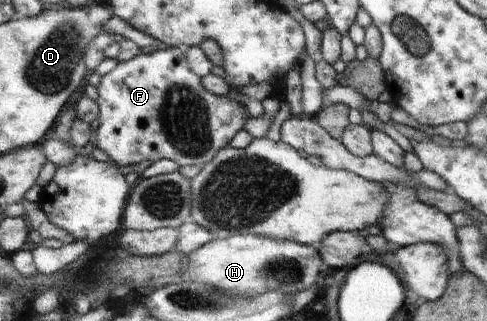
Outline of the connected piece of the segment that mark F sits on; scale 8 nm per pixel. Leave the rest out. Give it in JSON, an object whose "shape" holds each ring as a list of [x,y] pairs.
{"shape":[[[180,46],[167,47],[164,50],[158,50],[148,55],[141,53],[129,61],[120,62],[113,71],[102,76],[101,85],[97,90],[99,99],[96,103],[98,104],[99,114],[95,122],[97,130],[97,142],[95,147],[105,152],[105,154],[109,156],[111,163],[117,166],[139,164],[139,162],[143,162],[143,160],[151,160],[154,163],[161,159],[169,159],[170,161],[176,162],[180,167],[183,165],[202,167],[209,161],[213,161],[215,156],[217,156],[223,148],[229,146],[230,140],[235,134],[237,134],[237,132],[243,129],[243,126],[247,124],[247,119],[251,117],[247,109],[241,103],[238,103],[237,99],[214,95],[211,91],[208,91],[205,86],[203,86],[202,77],[195,73],[195,70],[193,70],[188,63],[188,60],[185,57],[184,48],[181,48]]]}

